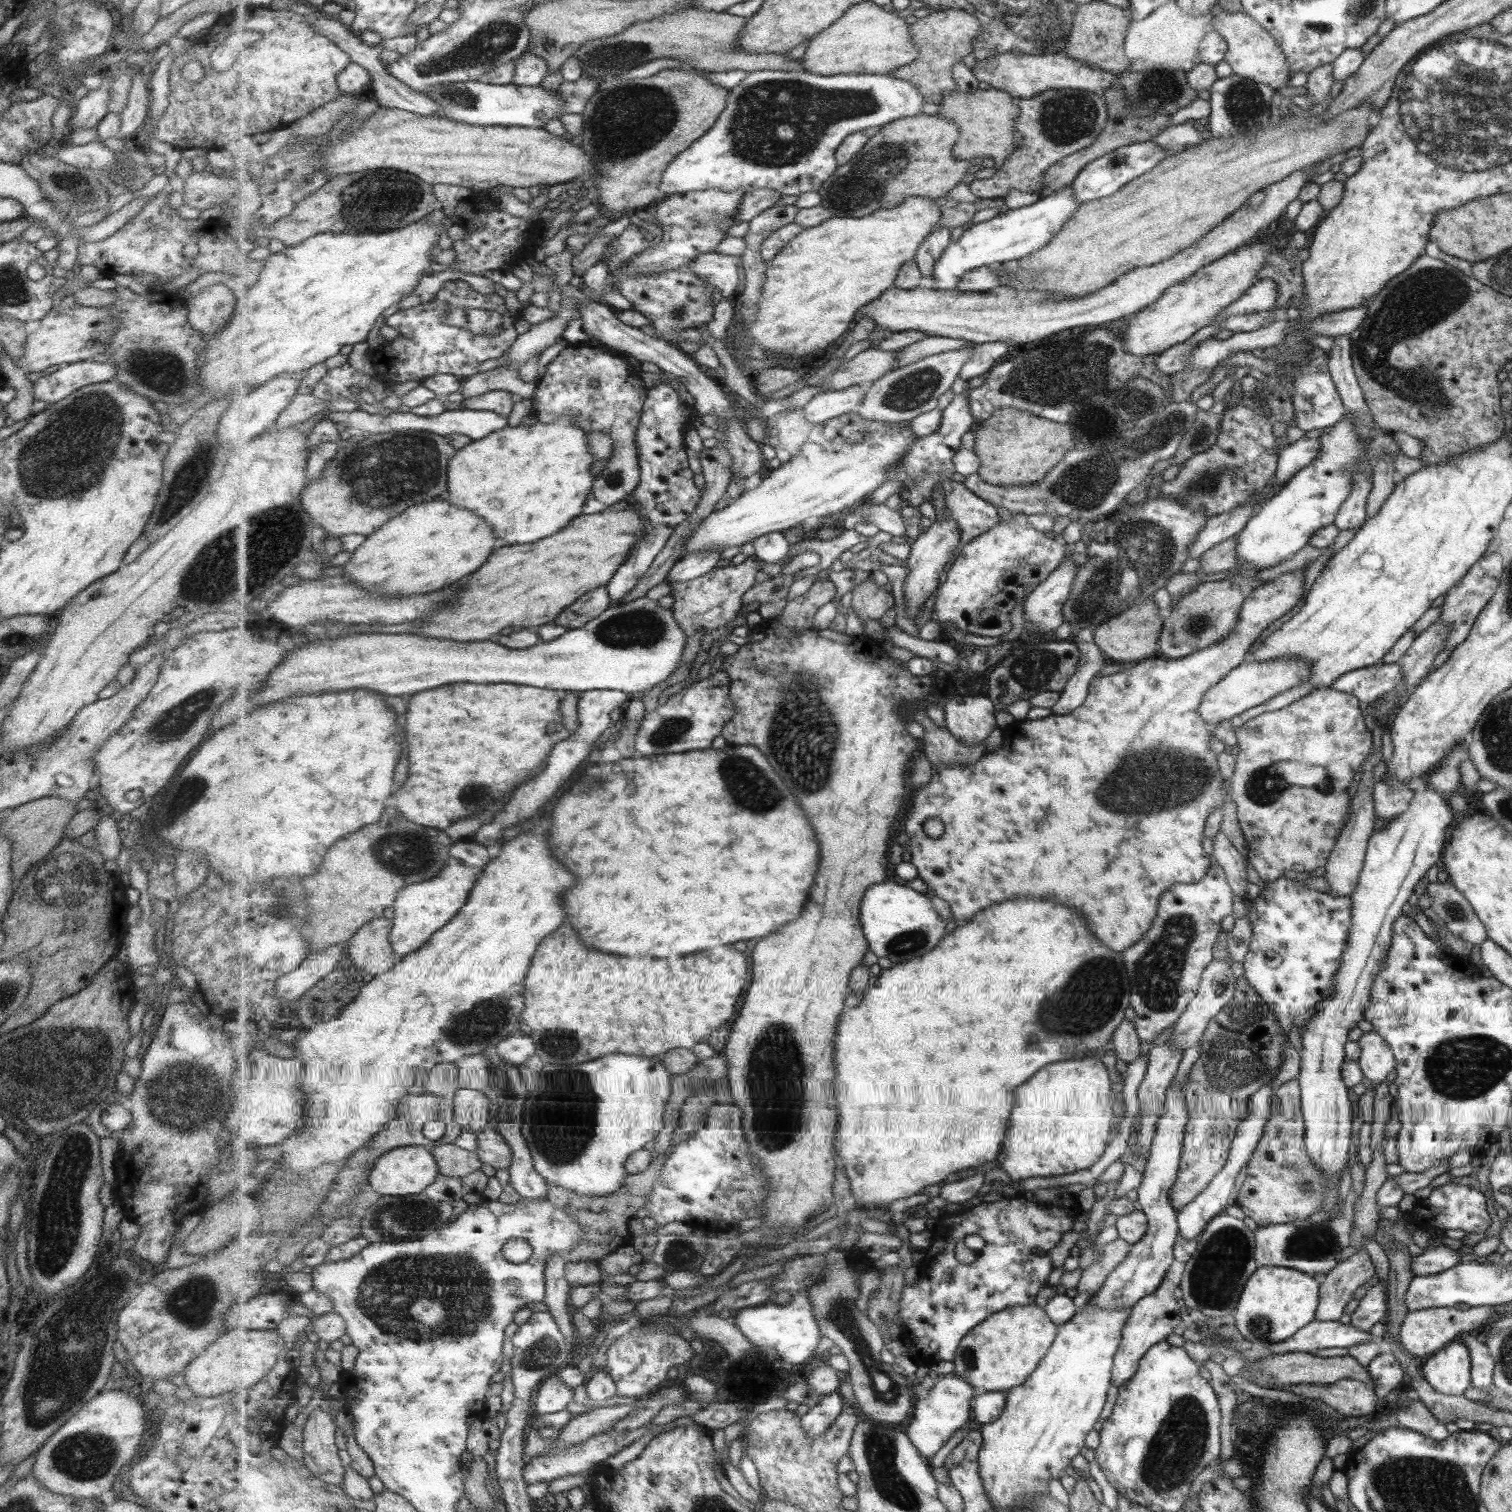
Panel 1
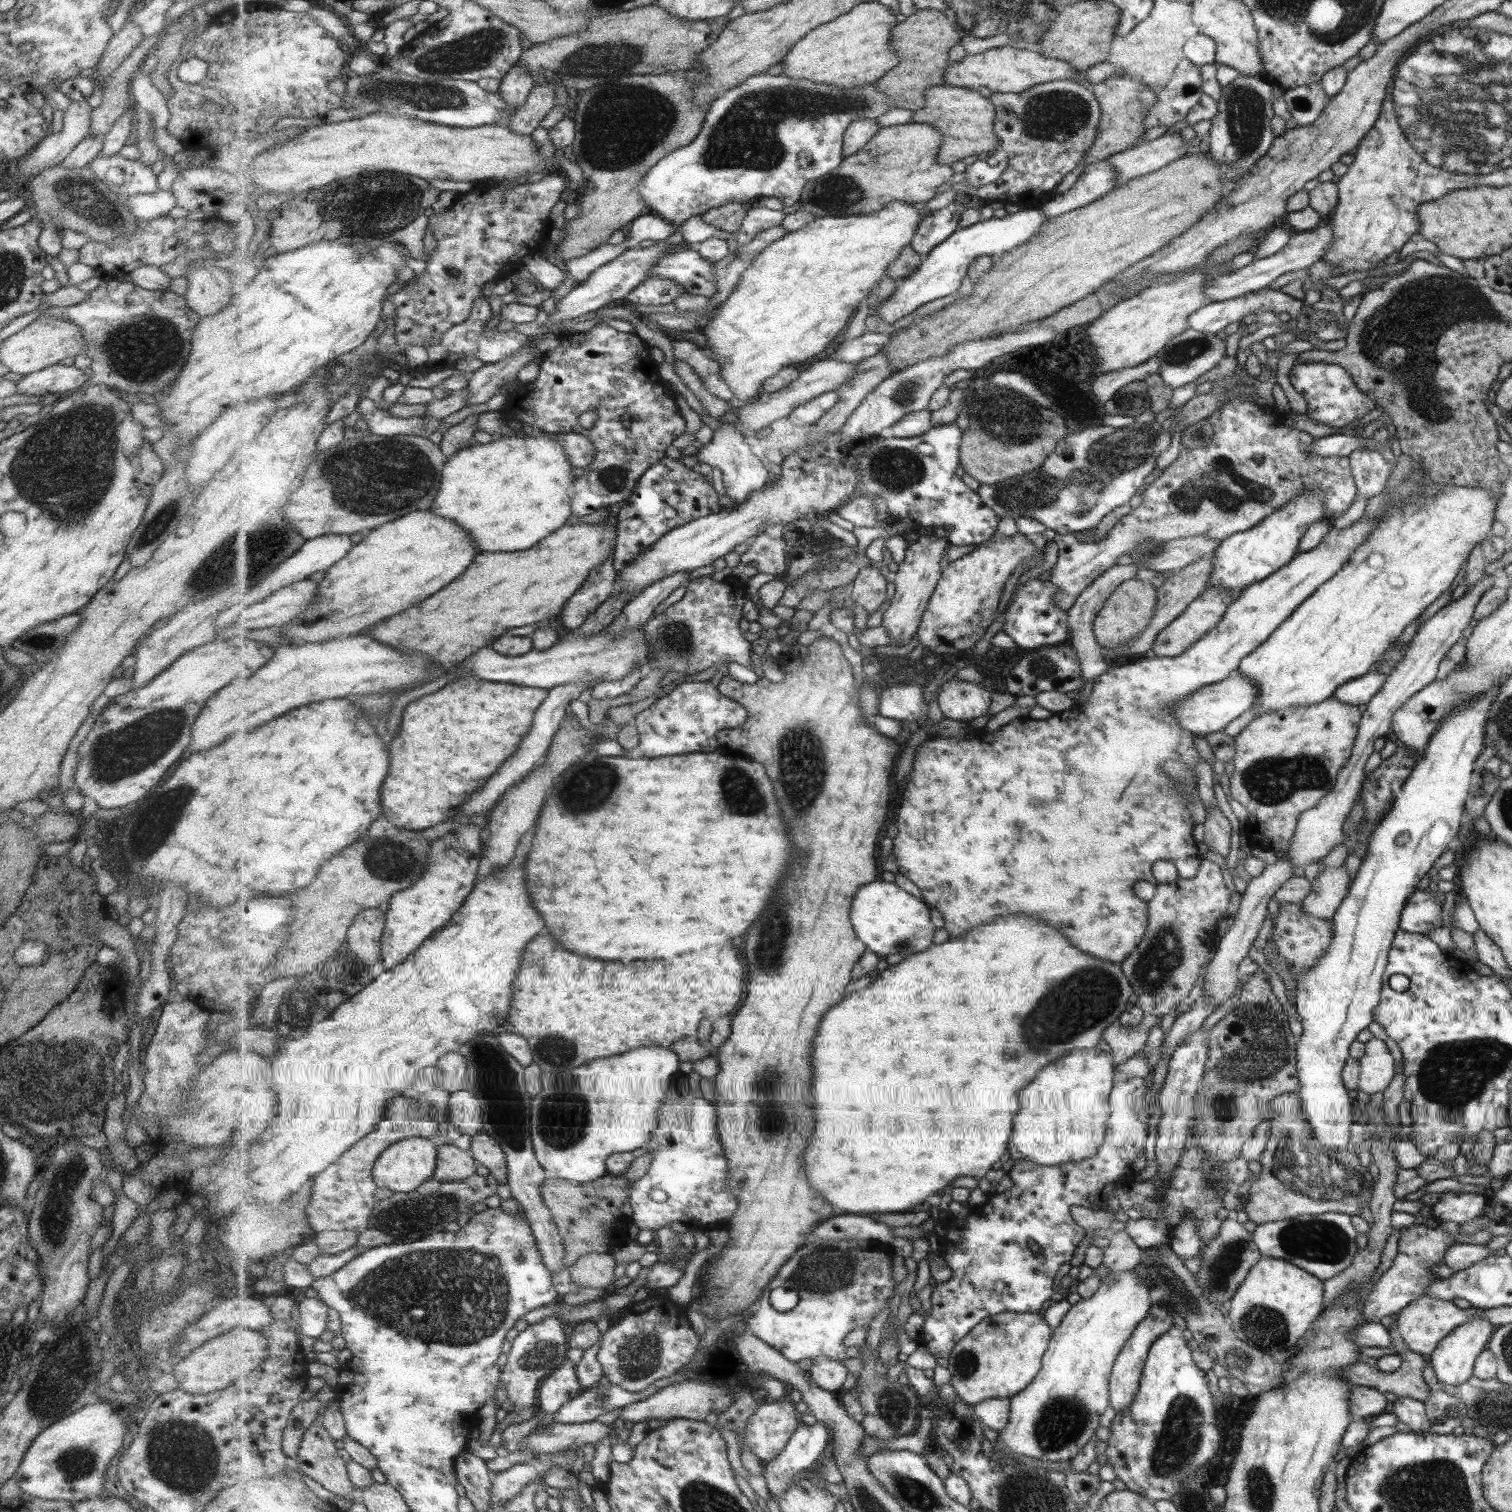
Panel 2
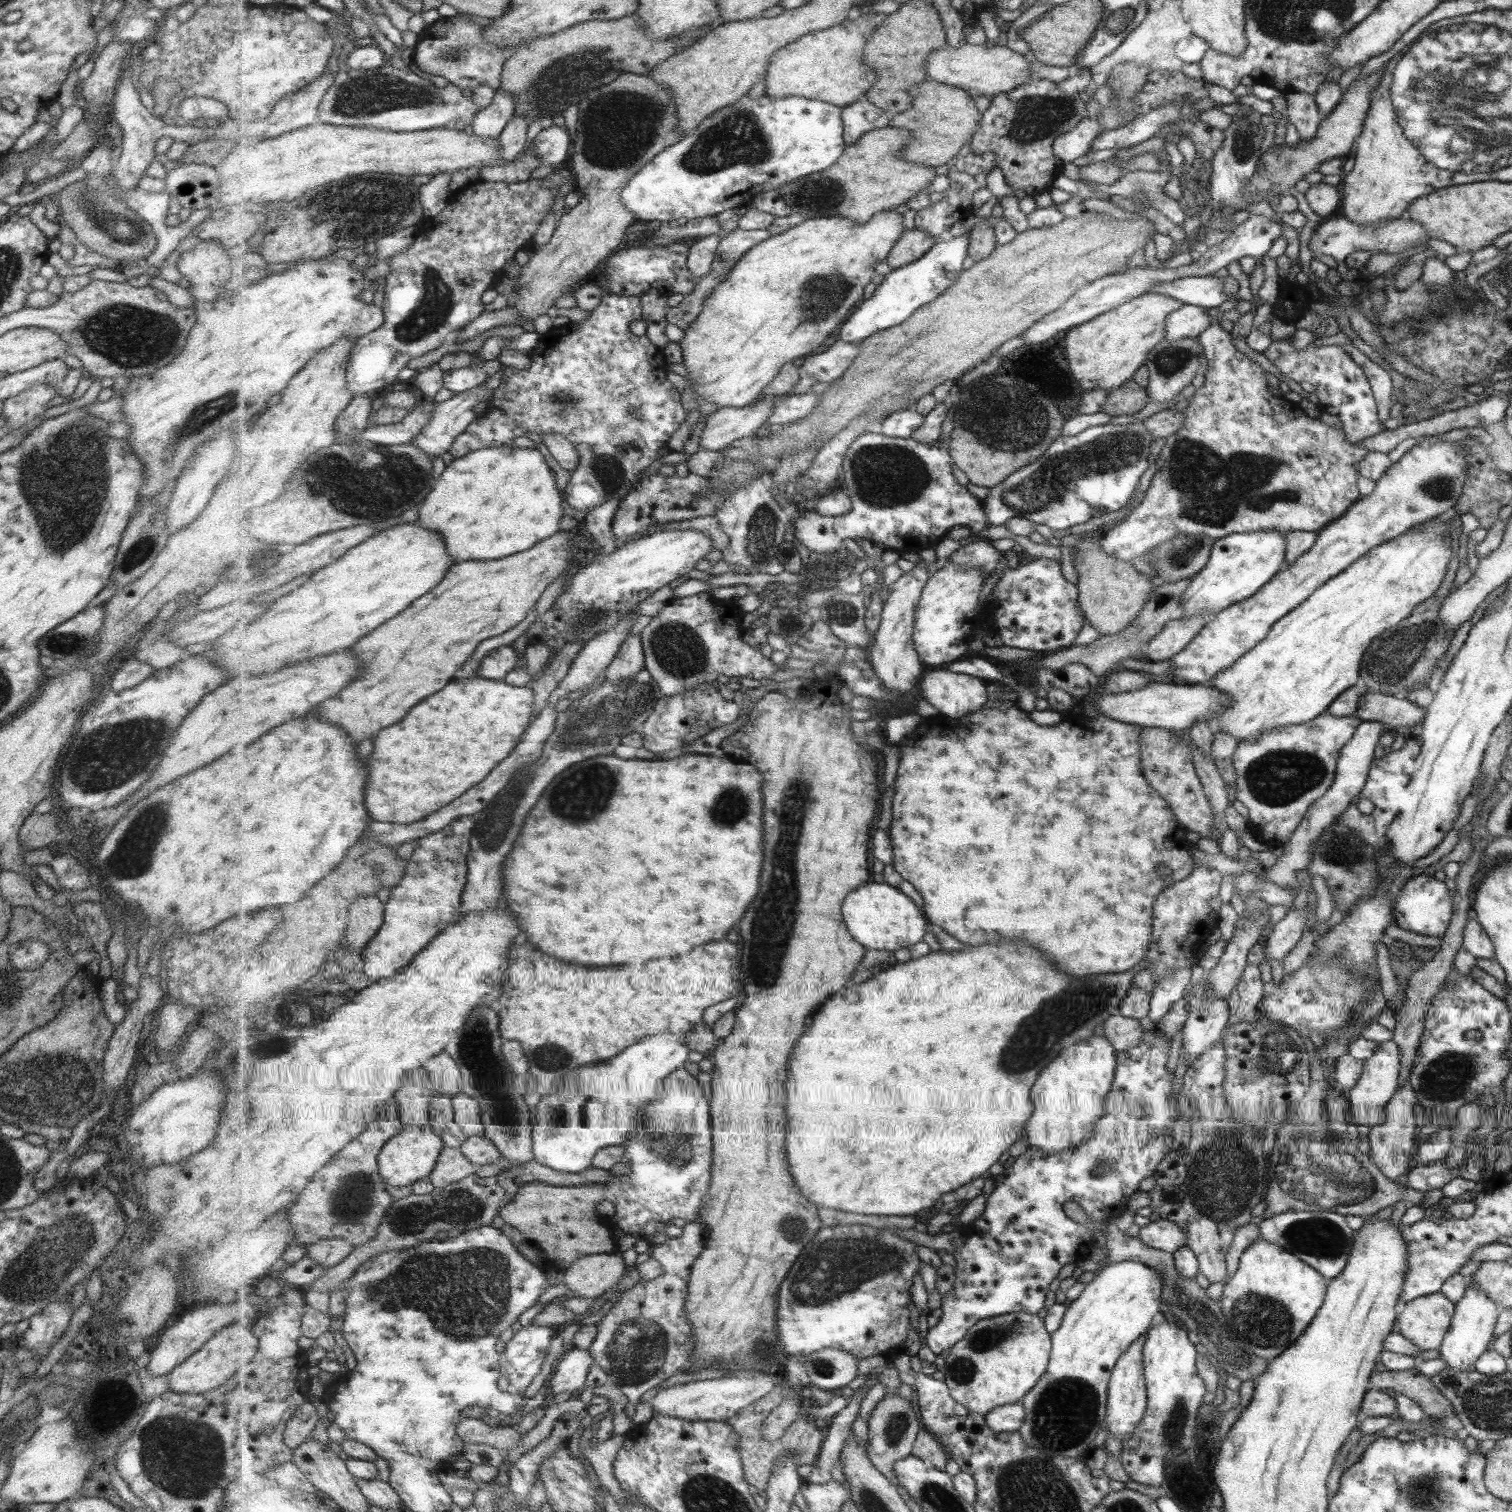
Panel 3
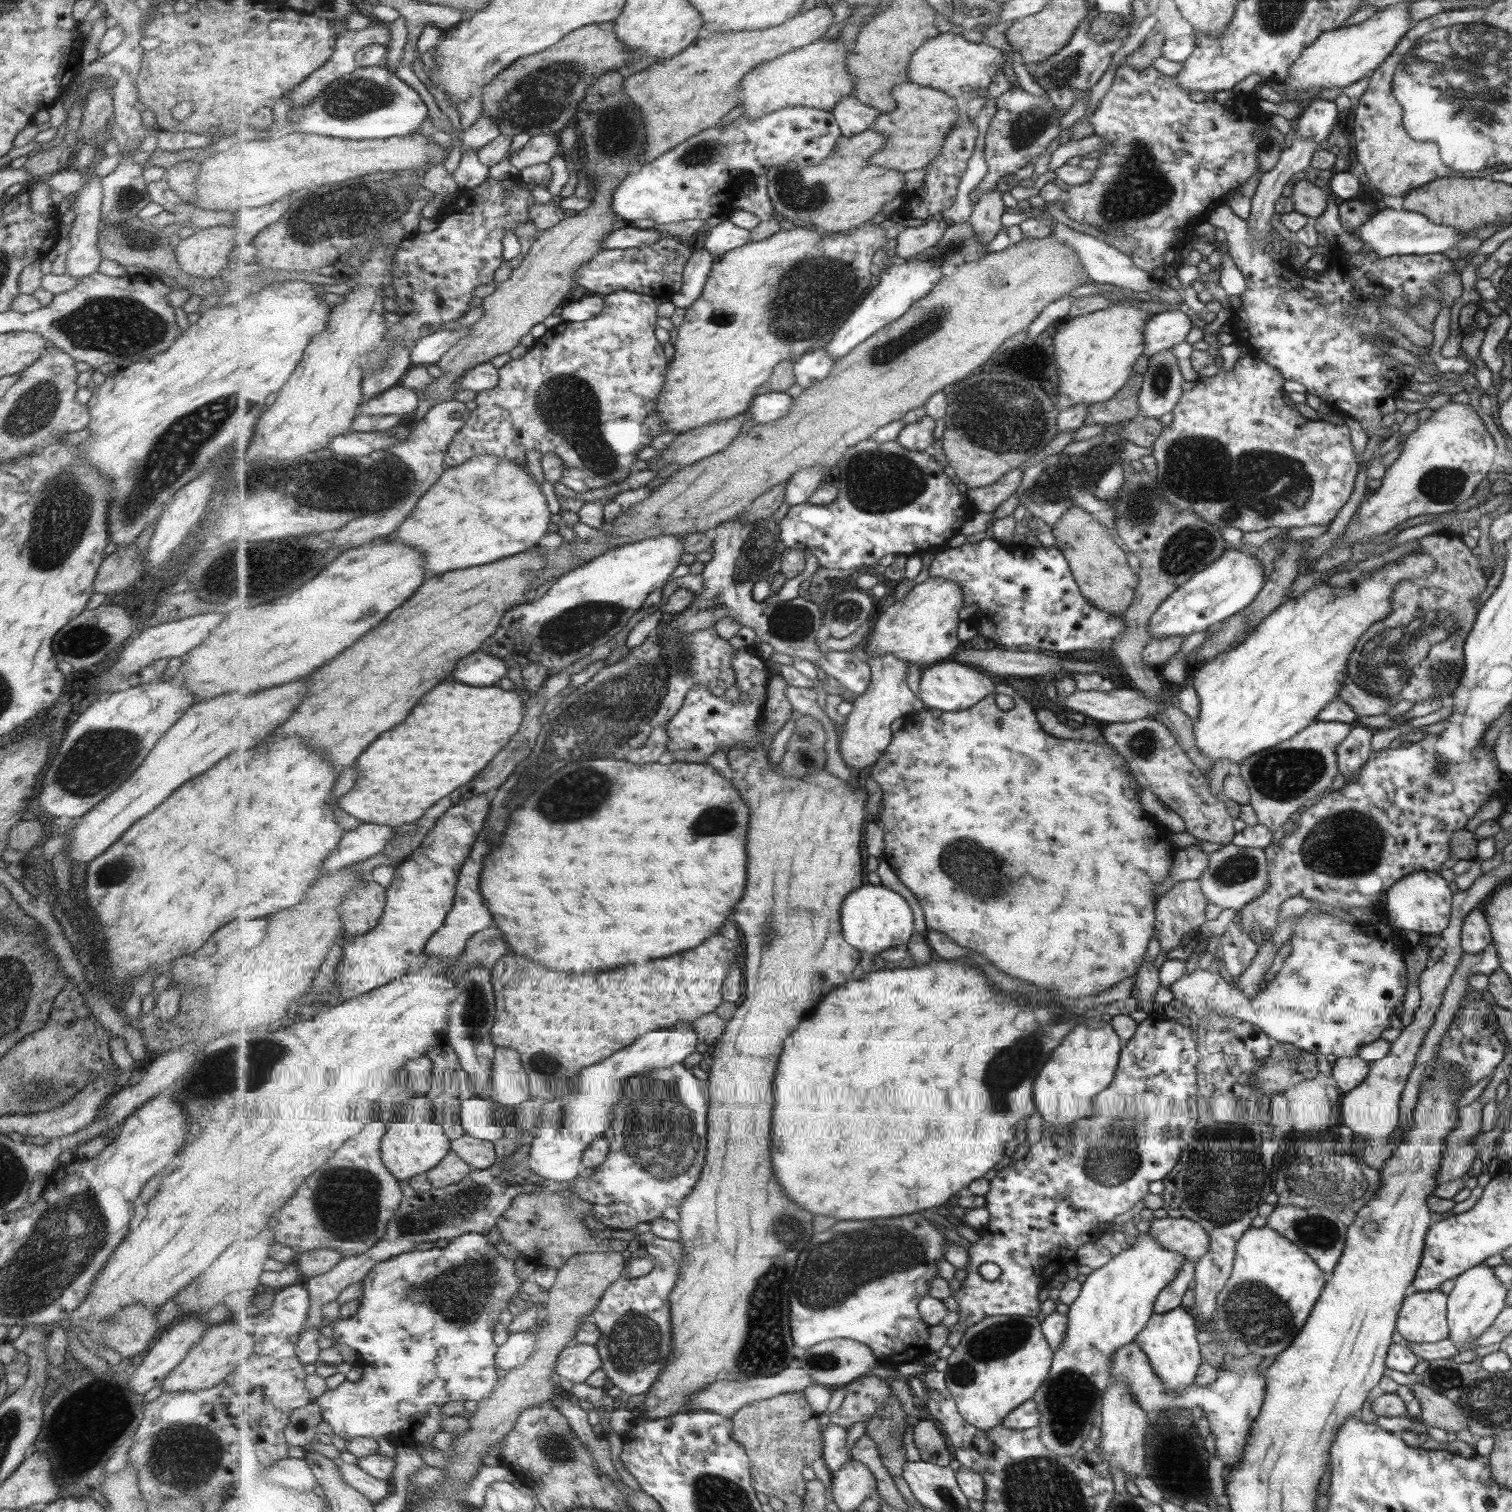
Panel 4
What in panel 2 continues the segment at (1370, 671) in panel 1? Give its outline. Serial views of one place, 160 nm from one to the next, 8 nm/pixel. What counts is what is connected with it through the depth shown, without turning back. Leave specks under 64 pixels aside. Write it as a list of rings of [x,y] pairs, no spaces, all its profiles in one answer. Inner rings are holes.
[[[1373,669],[1364,675],[1346,680],[1336,688],[1335,697],[1345,704],[1364,707],[1366,702],[1380,689],[1384,683],[1384,674]]]

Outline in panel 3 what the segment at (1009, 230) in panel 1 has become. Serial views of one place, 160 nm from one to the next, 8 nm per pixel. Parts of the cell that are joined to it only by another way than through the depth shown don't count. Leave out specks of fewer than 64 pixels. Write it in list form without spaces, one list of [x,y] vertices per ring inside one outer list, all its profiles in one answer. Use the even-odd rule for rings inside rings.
[[[971,232],[957,233],[956,237],[939,239],[923,258],[887,274],[874,295],[862,301],[848,321],[842,325],[841,340],[864,342],[882,331],[898,327],[909,320],[913,313],[947,293],[953,284],[957,283],[960,274],[964,272],[963,262],[967,260],[969,254],[970,240],[972,240]]]

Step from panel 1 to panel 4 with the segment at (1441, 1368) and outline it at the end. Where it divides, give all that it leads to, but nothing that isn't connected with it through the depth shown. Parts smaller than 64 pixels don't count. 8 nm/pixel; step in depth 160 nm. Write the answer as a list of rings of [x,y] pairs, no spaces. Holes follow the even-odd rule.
[[[1483,1262],[1457,1276],[1451,1293],[1447,1295],[1448,1339],[1451,1340],[1453,1346],[1457,1348],[1468,1346],[1474,1338],[1484,1334],[1507,1306],[1506,1295],[1507,1290],[1501,1282],[1497,1281],[1493,1268],[1484,1266]]]

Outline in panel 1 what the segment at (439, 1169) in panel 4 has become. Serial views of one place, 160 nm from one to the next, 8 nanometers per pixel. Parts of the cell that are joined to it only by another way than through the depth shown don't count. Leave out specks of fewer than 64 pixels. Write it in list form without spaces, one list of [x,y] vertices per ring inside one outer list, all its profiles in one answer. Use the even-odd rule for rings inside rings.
[[[455,1143],[439,1145],[431,1151],[440,1168],[440,1174],[446,1177],[464,1178],[478,1171],[484,1164],[478,1151],[465,1150]]]

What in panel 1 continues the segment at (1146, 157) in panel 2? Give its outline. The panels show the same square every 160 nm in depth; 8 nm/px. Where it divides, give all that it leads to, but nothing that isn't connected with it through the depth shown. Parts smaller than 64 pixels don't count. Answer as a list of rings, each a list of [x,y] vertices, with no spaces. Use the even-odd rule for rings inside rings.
[[[1193,119],[1181,124],[1168,125],[1157,136],[1153,136],[1151,141],[1158,144],[1166,152],[1166,156],[1178,153],[1184,148],[1195,146],[1202,140],[1195,126]]]

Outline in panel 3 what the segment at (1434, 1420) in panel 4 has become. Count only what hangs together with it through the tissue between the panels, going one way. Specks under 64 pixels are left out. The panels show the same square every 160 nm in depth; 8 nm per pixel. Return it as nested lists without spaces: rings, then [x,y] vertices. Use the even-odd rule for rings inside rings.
[[[1415,1366],[1403,1372],[1373,1370],[1369,1376],[1369,1385],[1382,1392],[1391,1388],[1396,1394],[1410,1398],[1419,1405],[1425,1416],[1444,1418],[1453,1414],[1448,1399]]]

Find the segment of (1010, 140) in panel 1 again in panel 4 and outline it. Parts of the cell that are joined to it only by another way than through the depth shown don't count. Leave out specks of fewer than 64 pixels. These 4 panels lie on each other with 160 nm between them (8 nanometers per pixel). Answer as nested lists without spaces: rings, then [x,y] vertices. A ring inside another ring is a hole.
[[[911,81],[897,85],[894,88],[894,97],[898,107],[893,112],[882,113],[873,125],[872,129],[885,135],[888,143],[872,156],[870,163],[901,172],[925,169],[944,152],[949,133],[960,122],[962,115],[959,104],[948,92]]]

